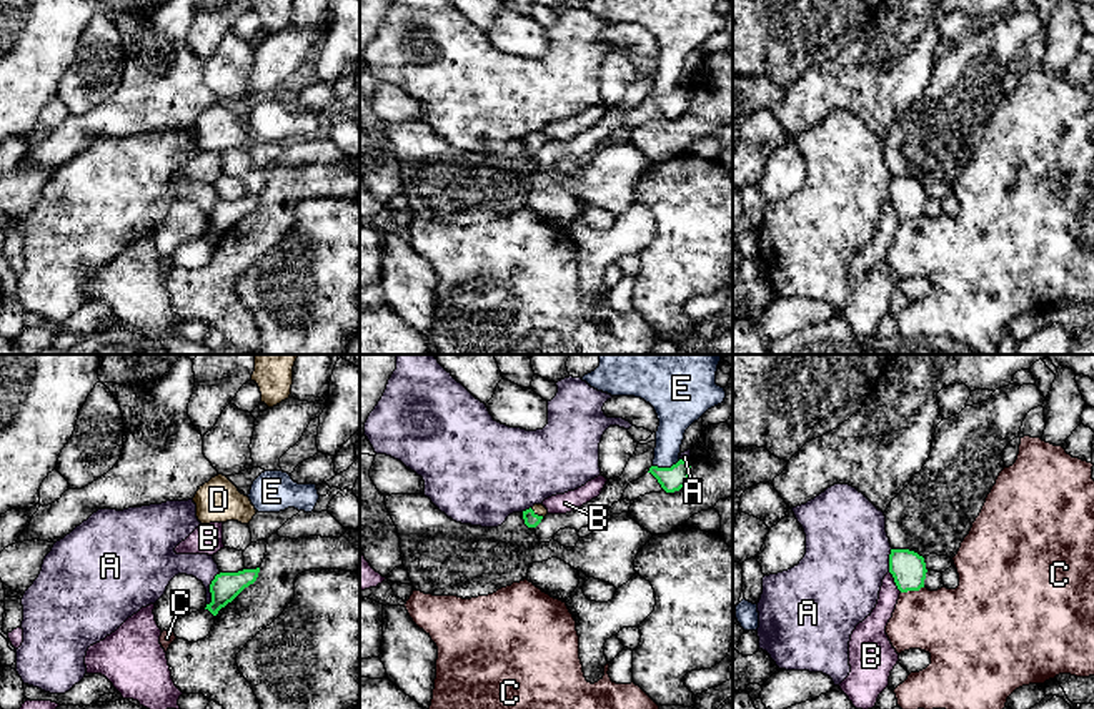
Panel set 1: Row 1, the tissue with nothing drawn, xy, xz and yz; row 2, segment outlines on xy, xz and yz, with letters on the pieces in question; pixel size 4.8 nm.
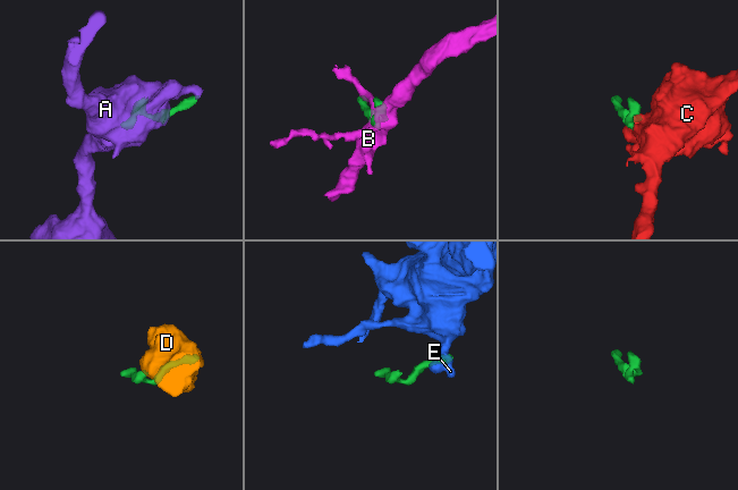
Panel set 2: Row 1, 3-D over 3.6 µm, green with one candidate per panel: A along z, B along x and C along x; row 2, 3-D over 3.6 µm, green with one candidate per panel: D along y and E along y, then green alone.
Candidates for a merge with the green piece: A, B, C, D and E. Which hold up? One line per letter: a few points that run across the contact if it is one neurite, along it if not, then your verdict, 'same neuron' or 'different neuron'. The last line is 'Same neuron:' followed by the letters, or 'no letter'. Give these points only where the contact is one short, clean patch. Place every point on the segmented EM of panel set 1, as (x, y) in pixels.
A: different neuron
B: different neuron
C: different neuron
D: xz (532, 520), (537, 515), (540, 510) | same neuron
E: xz (680, 460), (670, 466), (653, 466) | different neuron
Same neuron: D

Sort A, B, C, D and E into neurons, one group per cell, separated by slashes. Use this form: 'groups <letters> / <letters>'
groups A / B / C / D / E

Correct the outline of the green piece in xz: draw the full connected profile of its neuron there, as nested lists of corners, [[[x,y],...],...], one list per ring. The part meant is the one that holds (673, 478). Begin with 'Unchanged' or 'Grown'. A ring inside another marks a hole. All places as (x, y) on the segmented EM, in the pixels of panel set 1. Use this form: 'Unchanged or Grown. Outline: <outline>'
Unchanged. Outline: [[[679,459],[671,468],[651,466],[649,471],[666,493],[674,493],[684,488],[689,481],[691,466]]]

